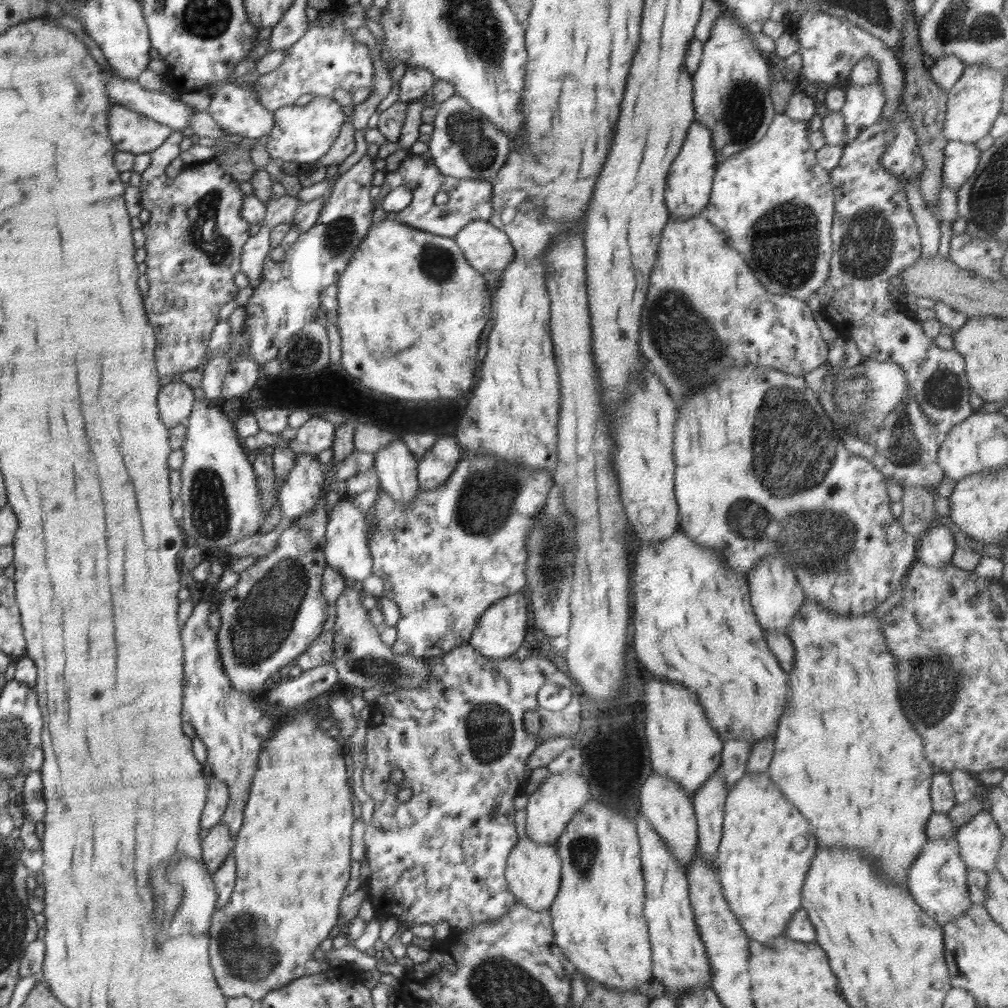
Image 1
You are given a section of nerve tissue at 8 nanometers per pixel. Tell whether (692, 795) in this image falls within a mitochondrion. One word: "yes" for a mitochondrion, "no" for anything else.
no

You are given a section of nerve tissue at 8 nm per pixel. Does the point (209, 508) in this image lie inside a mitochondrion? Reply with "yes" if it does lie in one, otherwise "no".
yes

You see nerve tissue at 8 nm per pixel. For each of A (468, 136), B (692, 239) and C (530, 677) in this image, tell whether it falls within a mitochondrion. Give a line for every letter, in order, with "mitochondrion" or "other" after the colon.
A: mitochondrion
B: other
C: other

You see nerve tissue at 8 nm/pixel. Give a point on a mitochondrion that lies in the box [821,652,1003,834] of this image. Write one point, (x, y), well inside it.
(931, 690)

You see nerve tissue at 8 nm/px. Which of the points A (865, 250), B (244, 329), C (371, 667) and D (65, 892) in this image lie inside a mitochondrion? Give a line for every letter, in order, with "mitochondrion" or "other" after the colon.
A: mitochondrion
B: other
C: mitochondrion
D: other

